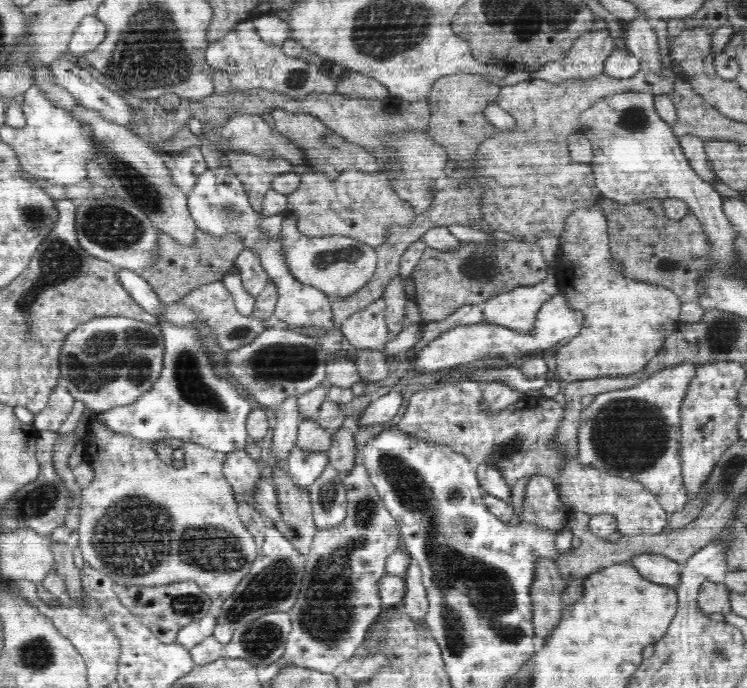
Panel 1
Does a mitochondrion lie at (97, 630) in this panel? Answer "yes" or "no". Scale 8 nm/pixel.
no

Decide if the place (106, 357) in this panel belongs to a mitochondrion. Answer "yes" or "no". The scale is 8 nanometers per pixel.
yes

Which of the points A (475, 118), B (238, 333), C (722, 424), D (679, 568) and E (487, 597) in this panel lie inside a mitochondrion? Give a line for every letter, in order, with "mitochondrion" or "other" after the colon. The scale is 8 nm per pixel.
A: other
B: mitochondrion
C: other
D: other
E: mitochondrion

